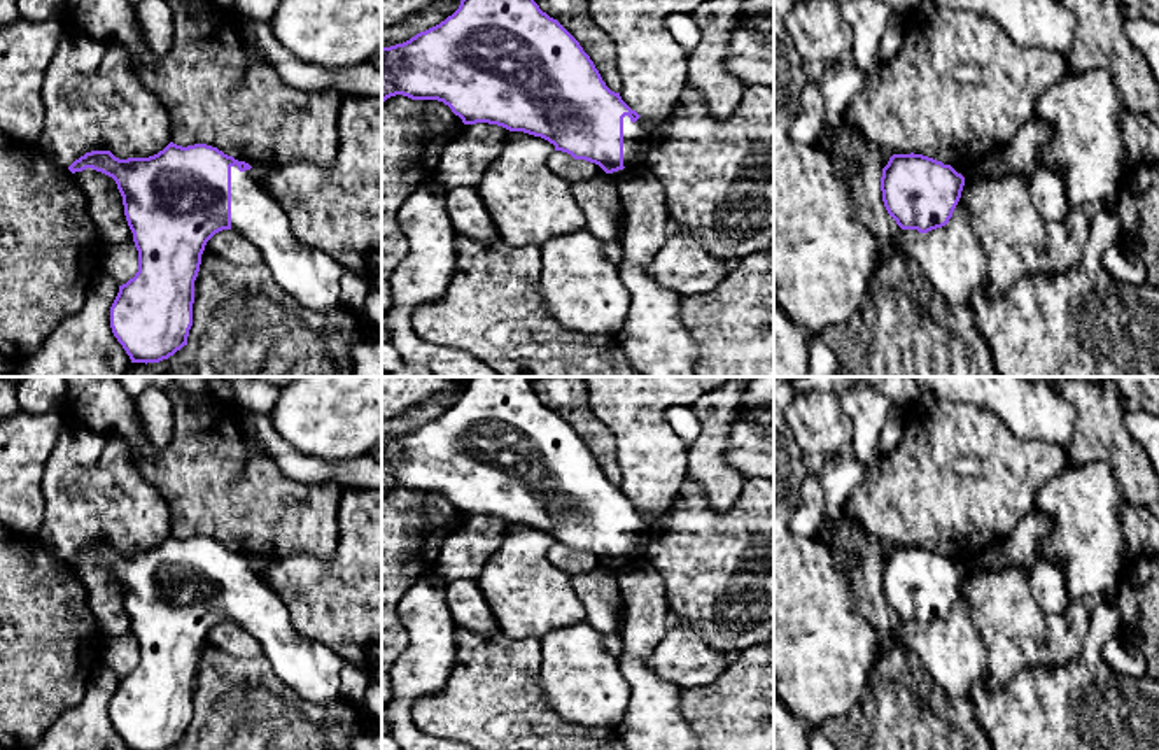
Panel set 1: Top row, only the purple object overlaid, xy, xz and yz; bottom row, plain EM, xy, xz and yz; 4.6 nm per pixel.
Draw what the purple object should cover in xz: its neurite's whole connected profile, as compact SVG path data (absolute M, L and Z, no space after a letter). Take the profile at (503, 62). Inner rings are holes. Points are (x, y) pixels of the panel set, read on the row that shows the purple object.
M460 0L459 9L439 25L403 44L382 47L382 103L396 95L443 102L464 124L488 123L541 137L555 151L595 163L606 173L646 165L651 121L606 86L580 42L534 0Z

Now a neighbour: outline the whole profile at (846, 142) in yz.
M842 114L840 124L833 130L825 152L832 158L856 163L856 172L847 179L856 219L874 237L891 242L900 233L900 226L888 214L882 202L881 149L872 145L860 131L856 131Z

